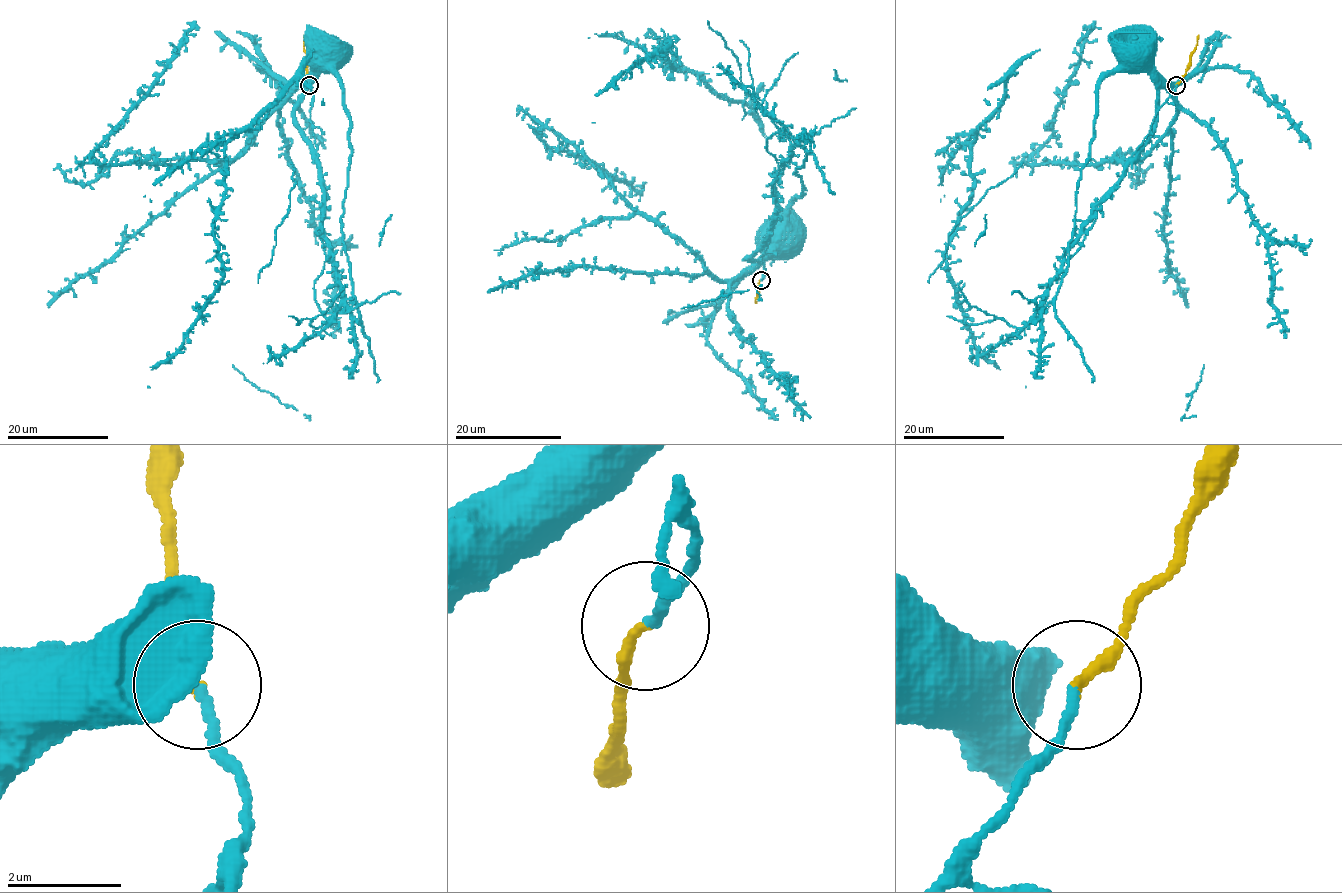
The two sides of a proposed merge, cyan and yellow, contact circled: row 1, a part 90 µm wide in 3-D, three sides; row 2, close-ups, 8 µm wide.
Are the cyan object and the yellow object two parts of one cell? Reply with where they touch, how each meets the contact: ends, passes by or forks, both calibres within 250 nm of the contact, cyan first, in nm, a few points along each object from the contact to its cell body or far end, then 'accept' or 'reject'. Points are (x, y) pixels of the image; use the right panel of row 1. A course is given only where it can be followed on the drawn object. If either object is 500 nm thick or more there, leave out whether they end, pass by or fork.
(1176, 85) | cyan ends | yellow ends | 170/200 nm | cyan via (1177, 84), (1156, 112), (1144, 144), (1154, 128), (1156, 82), (1126, 62), (1122, 56), (1127, 45) | yellow via (1177, 84), (1186, 73), (1198, 35) | accept

